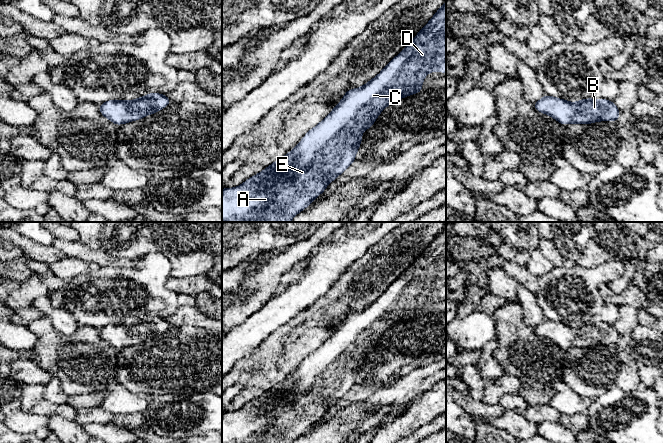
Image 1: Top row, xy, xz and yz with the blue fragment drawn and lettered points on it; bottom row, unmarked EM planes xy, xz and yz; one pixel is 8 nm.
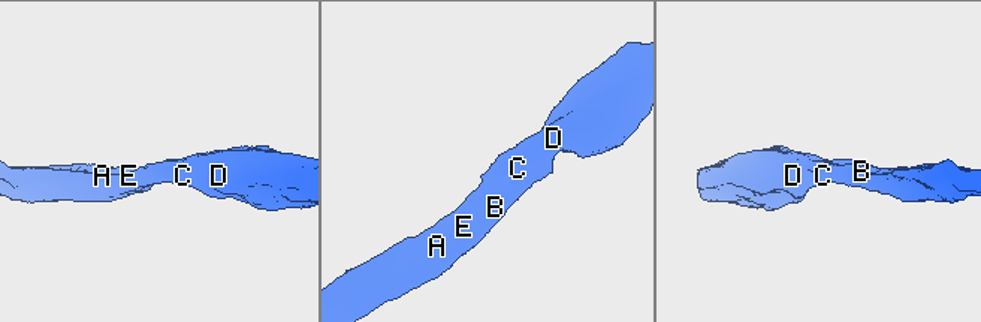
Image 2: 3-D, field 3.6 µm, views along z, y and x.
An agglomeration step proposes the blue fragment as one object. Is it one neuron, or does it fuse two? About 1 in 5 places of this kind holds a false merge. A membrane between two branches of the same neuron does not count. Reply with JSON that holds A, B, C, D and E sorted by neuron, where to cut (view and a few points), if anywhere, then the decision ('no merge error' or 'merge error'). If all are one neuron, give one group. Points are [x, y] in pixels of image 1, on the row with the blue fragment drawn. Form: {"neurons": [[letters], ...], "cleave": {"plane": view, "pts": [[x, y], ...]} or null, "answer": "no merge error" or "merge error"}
{"neurons": [["A", "B", "C", "D", "E"]], "cleave": null, "answer": "no merge error"}

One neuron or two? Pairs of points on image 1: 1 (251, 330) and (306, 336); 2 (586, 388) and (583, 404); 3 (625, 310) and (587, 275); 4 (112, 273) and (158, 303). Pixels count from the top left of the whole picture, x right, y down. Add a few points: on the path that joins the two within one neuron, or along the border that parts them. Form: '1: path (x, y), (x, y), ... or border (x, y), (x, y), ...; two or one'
1: border (291, 319), (273, 330), (254, 348); two
2: border (567, 386), (589, 399); two
3: border (619, 307), (619, 317), (612, 325); two
4: path (125, 275), (146, 283), (149, 290); one

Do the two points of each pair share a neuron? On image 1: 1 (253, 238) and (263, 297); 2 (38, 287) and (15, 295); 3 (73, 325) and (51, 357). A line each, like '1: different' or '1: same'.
1: different
2: same
3: different

